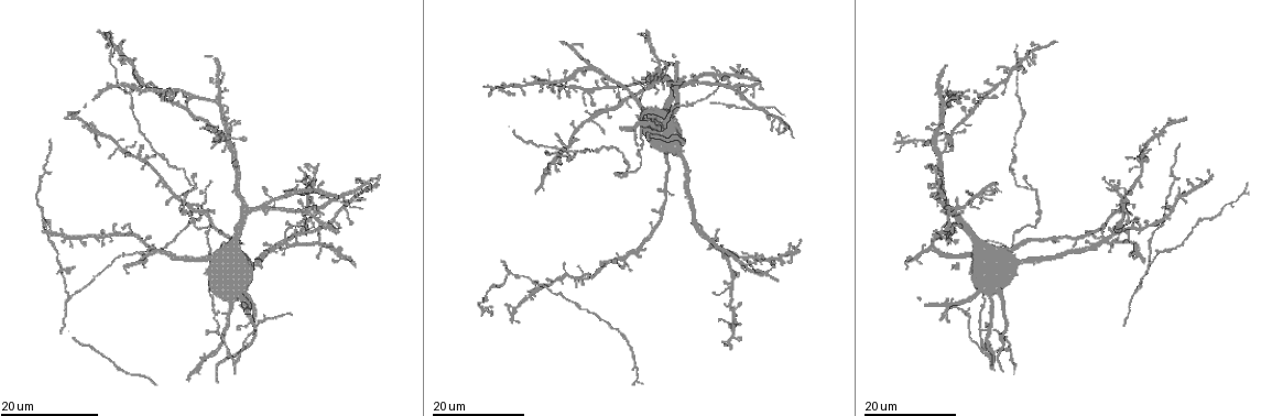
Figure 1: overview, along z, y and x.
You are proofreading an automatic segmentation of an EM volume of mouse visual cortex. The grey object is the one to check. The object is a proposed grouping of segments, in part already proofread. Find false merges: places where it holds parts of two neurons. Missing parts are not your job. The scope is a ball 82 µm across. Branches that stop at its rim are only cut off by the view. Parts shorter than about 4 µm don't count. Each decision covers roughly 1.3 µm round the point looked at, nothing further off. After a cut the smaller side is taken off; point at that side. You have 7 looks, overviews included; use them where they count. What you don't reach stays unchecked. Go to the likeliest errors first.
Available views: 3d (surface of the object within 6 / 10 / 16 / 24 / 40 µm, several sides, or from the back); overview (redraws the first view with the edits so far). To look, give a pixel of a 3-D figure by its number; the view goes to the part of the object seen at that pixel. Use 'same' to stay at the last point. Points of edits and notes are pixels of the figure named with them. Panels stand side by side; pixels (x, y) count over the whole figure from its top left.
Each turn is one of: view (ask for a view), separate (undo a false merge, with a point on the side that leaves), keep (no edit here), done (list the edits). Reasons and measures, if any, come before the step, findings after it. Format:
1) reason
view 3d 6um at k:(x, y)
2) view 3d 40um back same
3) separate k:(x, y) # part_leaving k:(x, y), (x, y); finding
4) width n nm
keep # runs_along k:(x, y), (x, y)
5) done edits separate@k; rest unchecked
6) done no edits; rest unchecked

looks like a crossing
view 3d 16um at 1:(989, 332)

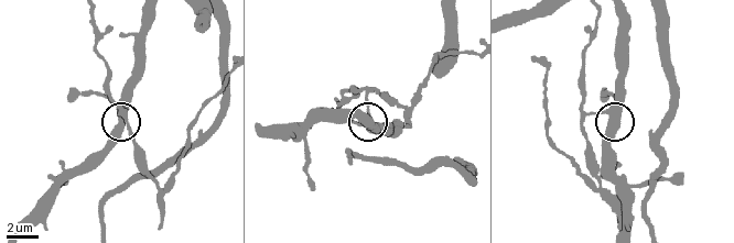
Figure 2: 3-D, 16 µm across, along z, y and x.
view 3d 10um at 2:(610, 114)

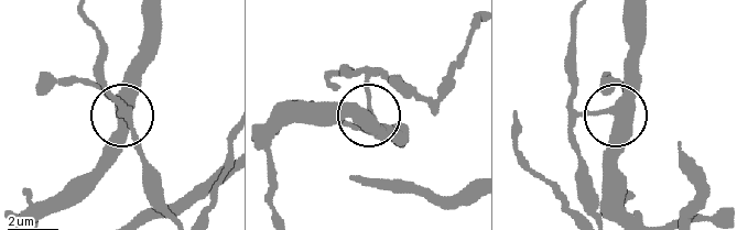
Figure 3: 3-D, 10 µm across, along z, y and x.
side_arm 28 um
keep # runs_along 3:(633, 13), (631, 96), (615, 112), (576, 121), (570, 138); all the same neuron

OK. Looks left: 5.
three arms meet
view 3d 16um at 1:(755, 109)

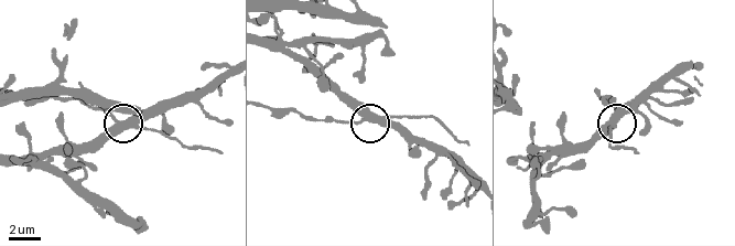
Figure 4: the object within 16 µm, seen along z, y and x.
view 3d 10um at 4:(120, 120)

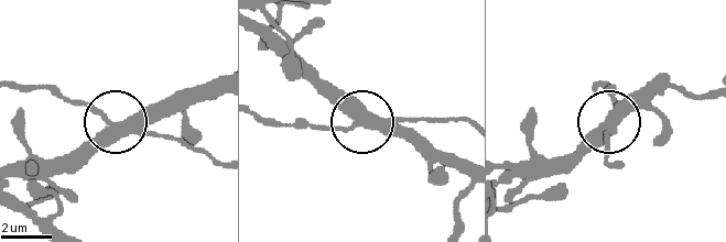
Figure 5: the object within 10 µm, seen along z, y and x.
side_arm 11 um; arms 3
separate 5:(159, 135) # a second neuron is stuck on

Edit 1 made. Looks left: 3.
see it whole again
view overview

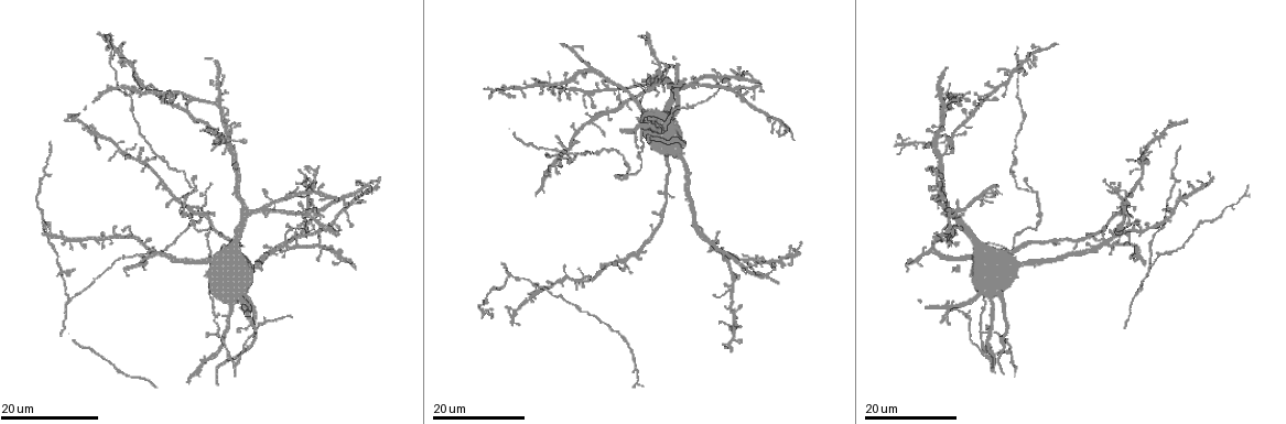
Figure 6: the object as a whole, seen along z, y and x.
view 3d 24um at 6:(72, 297)

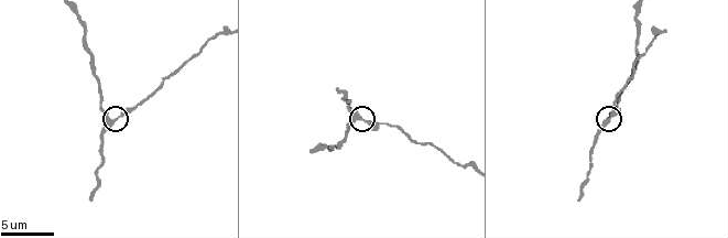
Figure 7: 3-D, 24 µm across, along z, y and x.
view 3d 10um at 7:(113, 123)

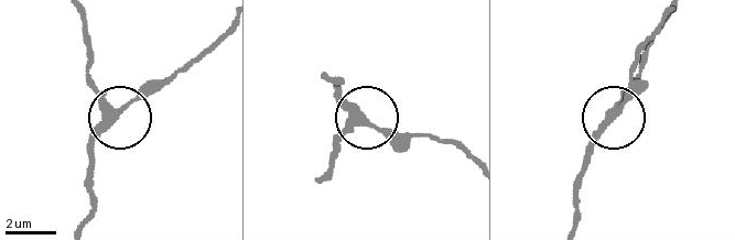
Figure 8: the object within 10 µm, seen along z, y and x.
arms 3
keep # runs_along 8:(79, 12), (93, 88), (116, 120), (90, 162); all the same neuron

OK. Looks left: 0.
done edits separate@5; rest unchecked

